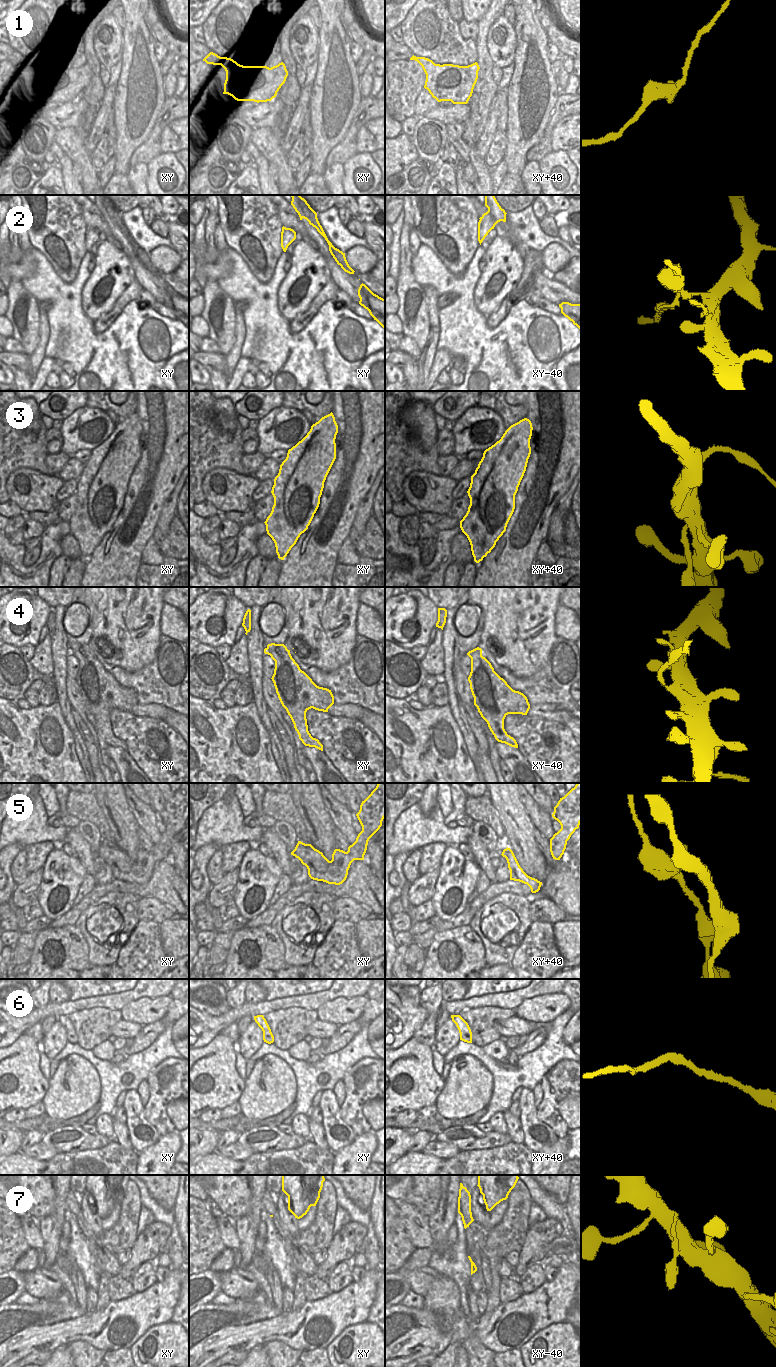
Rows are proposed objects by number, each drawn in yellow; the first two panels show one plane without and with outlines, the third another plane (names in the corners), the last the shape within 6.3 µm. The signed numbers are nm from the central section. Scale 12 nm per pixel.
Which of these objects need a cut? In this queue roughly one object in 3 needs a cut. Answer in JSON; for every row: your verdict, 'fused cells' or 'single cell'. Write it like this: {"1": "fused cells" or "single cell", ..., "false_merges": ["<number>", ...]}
{"1": "single cell", "2": "fused cells", "3": "fused cells", "4": "fused cells", "5": "single cell", "6": "single cell", "7": "single cell", "false_merges": ["2", "3", "4"]}

